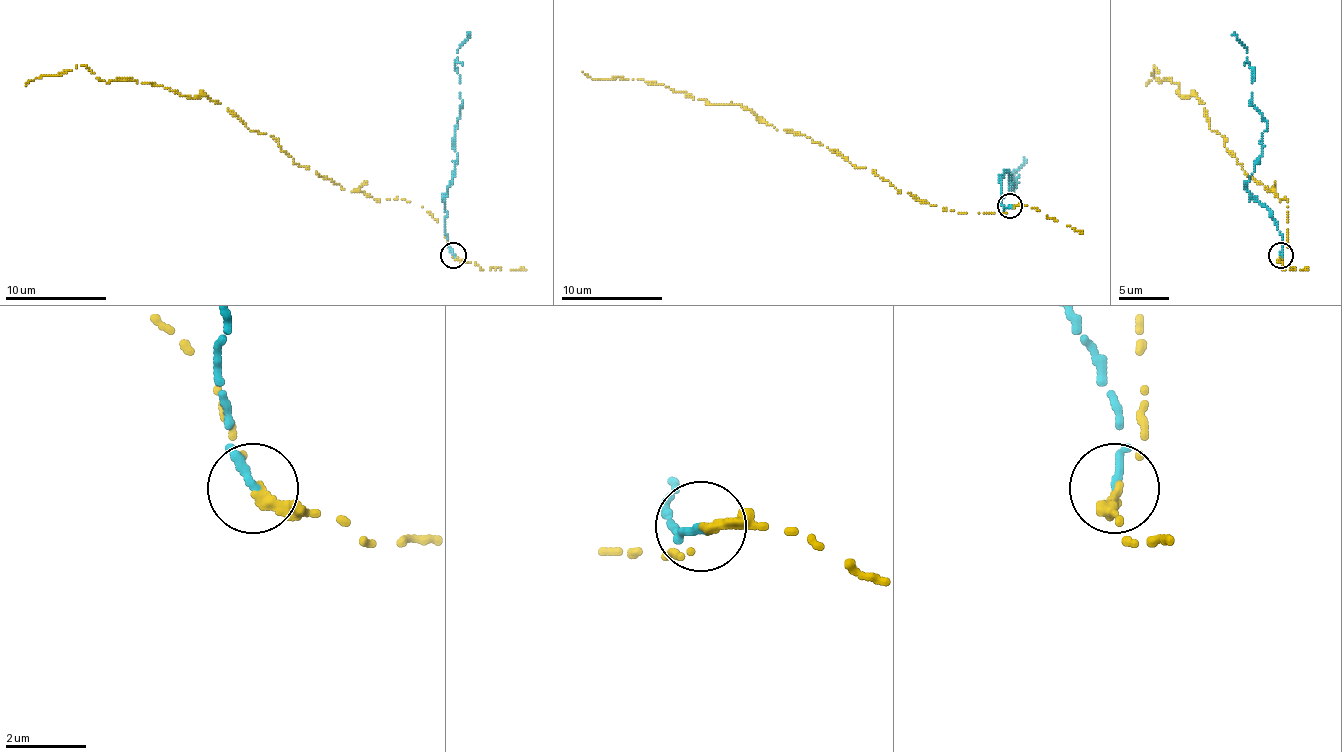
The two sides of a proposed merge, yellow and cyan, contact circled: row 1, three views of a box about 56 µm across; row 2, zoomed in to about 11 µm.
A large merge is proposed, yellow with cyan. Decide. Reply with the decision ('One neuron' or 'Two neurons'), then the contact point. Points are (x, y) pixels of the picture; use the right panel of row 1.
Two neurons. Place: (1280, 255)

